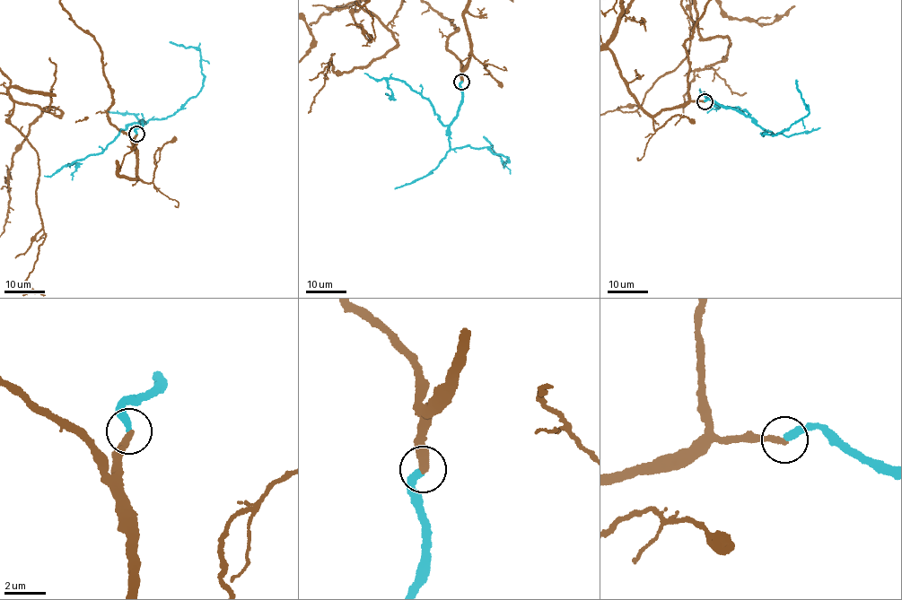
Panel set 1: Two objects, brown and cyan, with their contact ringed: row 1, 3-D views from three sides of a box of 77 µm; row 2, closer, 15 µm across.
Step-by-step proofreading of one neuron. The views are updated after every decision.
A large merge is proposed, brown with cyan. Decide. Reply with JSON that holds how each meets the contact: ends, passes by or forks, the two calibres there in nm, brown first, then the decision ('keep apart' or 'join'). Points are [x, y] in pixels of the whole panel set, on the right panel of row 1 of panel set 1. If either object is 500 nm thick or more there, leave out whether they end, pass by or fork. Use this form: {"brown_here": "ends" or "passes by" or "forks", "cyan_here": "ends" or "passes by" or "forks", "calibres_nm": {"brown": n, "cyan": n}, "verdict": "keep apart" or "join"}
{"brown_here": "ends", "cyan_here": "ends", "calibres_nm": {"brown": 340, "cyan": 360}, "verdict": "join"}

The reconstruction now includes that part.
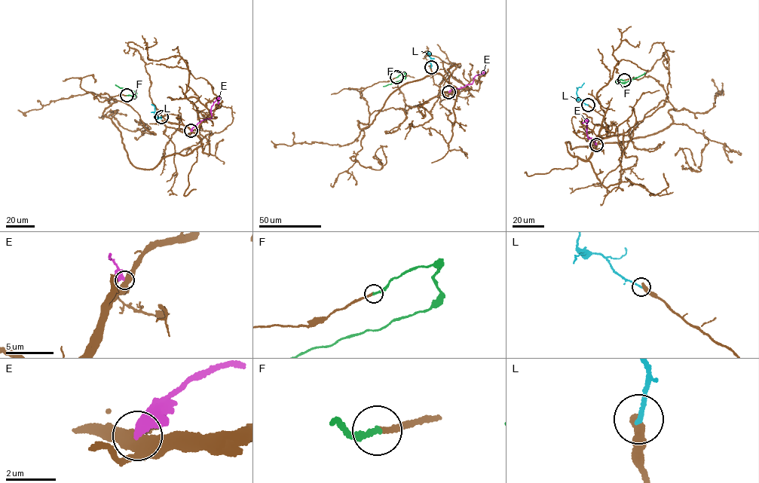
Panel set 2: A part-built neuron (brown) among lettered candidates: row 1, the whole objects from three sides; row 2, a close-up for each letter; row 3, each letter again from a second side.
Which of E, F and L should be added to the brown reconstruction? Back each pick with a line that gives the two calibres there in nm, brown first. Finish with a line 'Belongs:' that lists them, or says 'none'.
F: calibres 200 and 200 nm
Belongs: F

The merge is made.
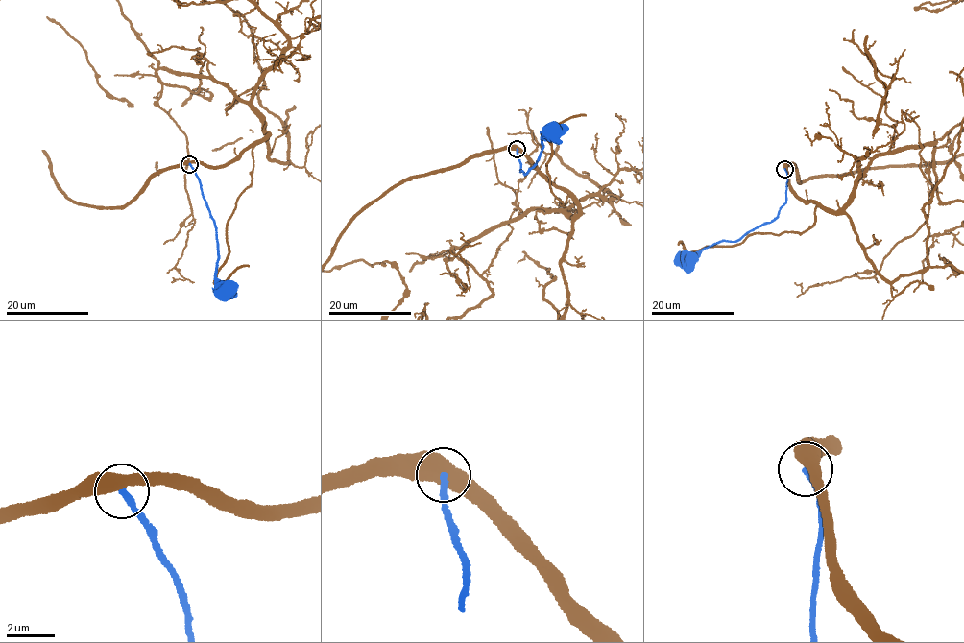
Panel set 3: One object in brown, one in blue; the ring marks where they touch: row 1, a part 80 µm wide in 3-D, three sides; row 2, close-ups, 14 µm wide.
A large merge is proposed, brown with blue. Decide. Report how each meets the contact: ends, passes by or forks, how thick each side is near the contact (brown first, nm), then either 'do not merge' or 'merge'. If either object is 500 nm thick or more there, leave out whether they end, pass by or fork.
550 nm thick on the brown side, 260 nm on the other; do not merge

